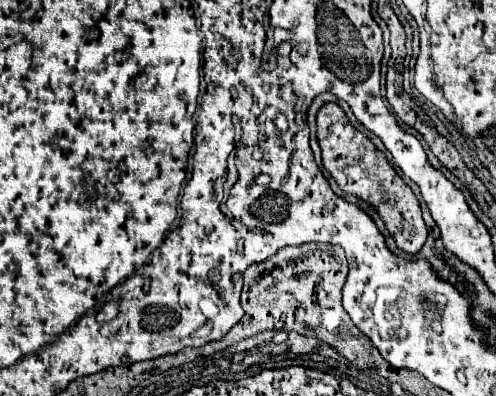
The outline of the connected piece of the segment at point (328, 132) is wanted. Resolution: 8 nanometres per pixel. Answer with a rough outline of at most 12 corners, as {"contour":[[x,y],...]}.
{"contour":[[337,104],[317,112],[323,166],[377,210],[399,250],[427,240],[415,194]]}

